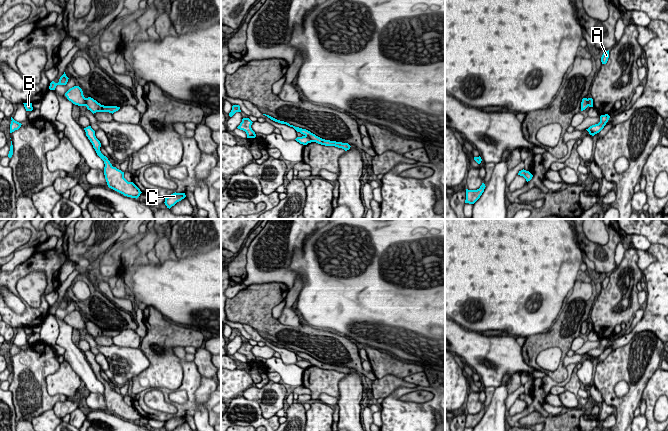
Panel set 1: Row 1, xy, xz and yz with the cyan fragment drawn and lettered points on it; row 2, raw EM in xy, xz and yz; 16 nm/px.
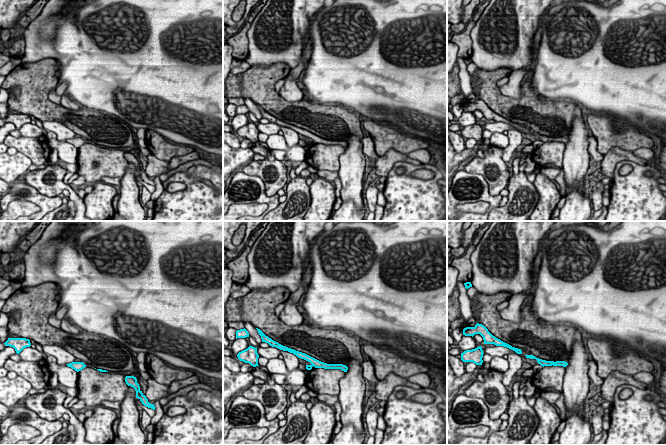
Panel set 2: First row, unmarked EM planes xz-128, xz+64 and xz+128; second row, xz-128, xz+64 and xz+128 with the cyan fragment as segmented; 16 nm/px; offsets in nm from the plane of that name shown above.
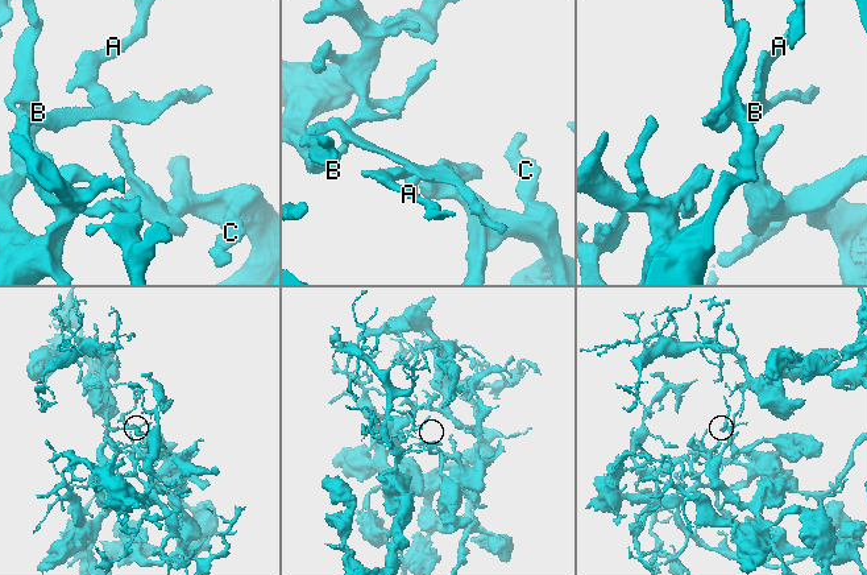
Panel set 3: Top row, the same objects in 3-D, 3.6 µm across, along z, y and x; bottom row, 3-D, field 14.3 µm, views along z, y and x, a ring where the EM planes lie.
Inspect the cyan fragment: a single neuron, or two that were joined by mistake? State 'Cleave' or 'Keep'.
Keep

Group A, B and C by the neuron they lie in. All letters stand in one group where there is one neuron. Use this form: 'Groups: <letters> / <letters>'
Groups: A B C

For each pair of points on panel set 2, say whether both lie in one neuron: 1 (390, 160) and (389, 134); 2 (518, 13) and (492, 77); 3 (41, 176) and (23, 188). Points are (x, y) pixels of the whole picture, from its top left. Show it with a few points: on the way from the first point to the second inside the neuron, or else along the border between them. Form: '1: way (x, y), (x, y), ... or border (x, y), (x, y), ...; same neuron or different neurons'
1: border (407, 154), (388, 149), (379, 156); different neurons
2: border (479, 68), (494, 70), (507, 67), (512, 71); different neurons
3: border (23, 181), (33, 186), (41, 194), (49, 197); different neurons

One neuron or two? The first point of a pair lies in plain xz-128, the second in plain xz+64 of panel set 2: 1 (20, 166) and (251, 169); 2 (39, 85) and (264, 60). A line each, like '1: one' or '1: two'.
1: two
2: two

